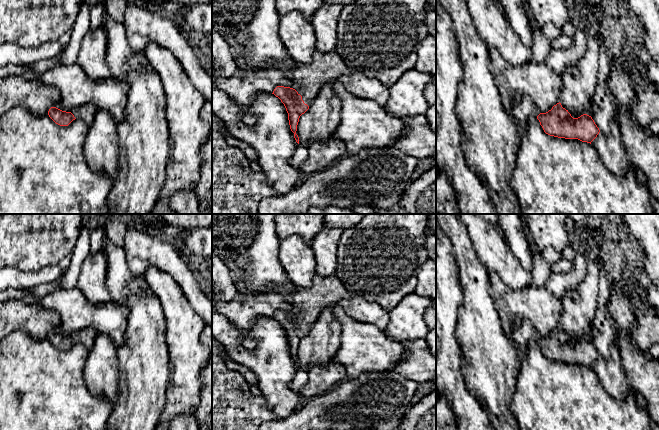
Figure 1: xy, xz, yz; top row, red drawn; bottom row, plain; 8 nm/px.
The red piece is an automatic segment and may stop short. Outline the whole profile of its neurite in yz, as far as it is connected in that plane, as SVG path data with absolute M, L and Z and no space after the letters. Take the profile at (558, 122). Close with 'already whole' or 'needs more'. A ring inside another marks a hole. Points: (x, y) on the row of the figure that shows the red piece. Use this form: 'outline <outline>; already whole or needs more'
outline M522 94L513 96L509 114L517 124L525 128L530 117L536 116L544 132L558 138L578 139L591 144L600 132L592 117L587 114L573 118L560 102L548 112L541 113L533 101Z; needs more

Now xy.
outline M83 104L75 108L72 112L66 112L56 107L51 107L48 111L48 115L60 126L68 126L73 120L78 118L90 127L94 121L94 116L98 111L99 109L93 104Z; needs more

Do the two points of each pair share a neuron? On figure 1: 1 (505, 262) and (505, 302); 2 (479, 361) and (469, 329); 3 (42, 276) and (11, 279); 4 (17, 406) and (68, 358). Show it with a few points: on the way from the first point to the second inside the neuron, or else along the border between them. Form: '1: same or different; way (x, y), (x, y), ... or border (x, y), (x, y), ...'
1: different; border (489, 273), (496, 273), (514, 289), (528, 286)
2: same; way (479, 353), (479, 339), (477, 337)
3: same; way (34, 279), (19, 279)
4: same; way (30, 396), (55, 371)

